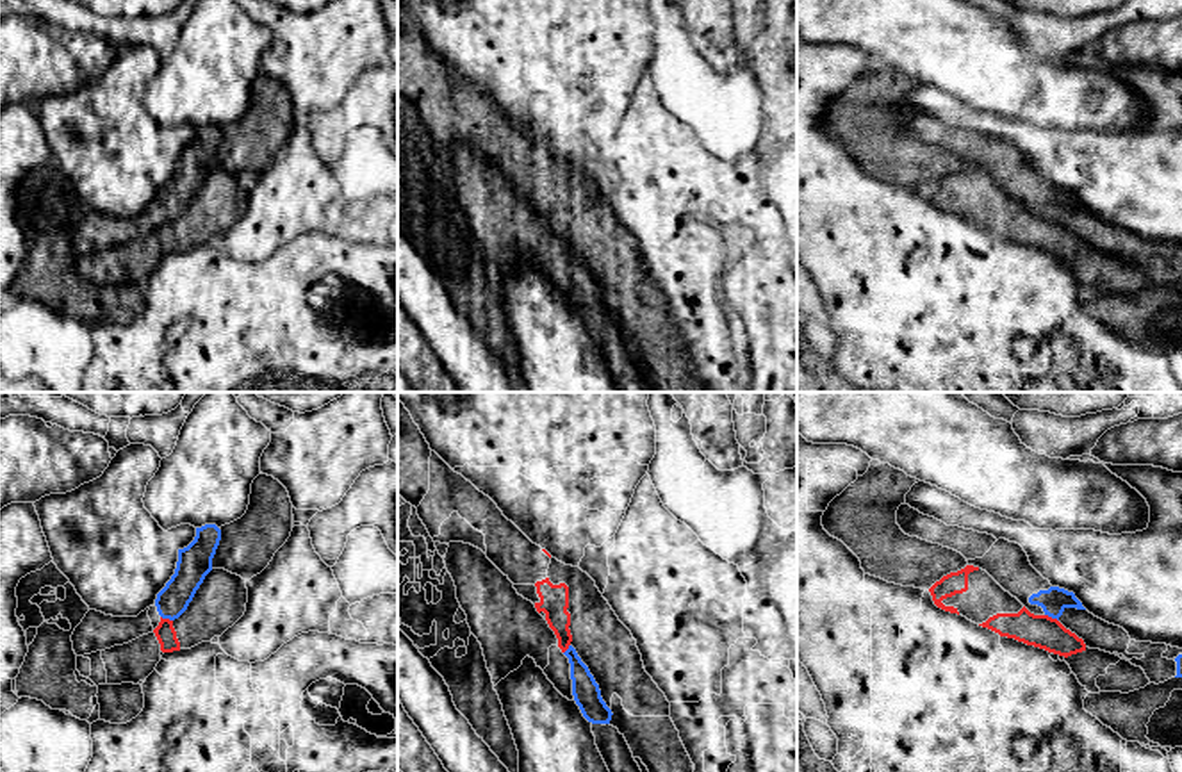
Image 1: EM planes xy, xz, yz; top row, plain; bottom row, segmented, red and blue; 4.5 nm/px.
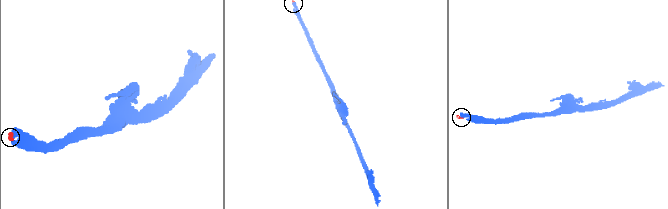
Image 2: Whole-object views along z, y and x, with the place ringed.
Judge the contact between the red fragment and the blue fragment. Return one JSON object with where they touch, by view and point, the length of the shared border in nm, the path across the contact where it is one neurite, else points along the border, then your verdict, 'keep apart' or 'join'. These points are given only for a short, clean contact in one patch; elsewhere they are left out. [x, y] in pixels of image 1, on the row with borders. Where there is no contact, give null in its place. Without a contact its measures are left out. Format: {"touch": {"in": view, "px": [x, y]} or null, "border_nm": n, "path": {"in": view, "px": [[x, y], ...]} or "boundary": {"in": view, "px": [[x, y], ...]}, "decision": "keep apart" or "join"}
{"touch": {"in": "yz", "px": [1050, 617]}, "border_nm": 70, "boundary": {"in": "yz", "px": [[1045, 614], [1058, 621]]}, "decision": "keep apart"}

